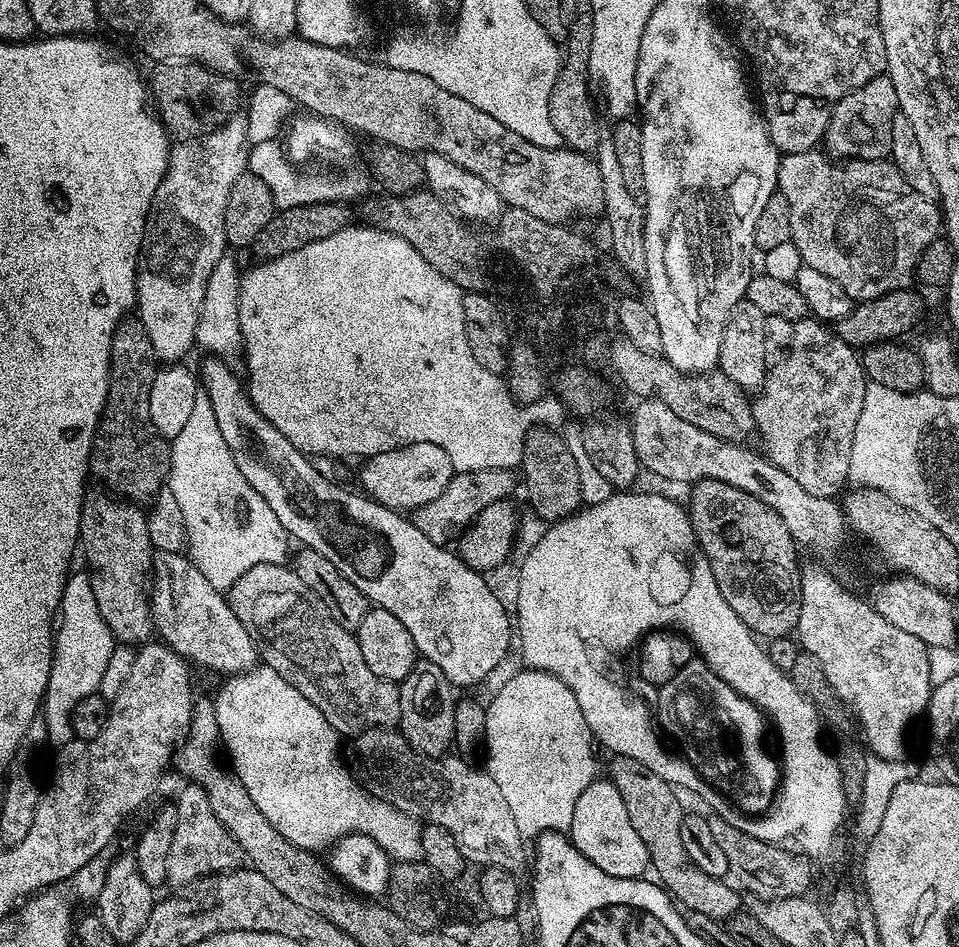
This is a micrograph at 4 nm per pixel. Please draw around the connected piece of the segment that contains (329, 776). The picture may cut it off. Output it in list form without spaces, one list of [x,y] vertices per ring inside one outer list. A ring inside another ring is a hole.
[[[255,666],[248,672],[240,675],[233,675],[231,679],[220,688],[220,693],[214,696],[216,705],[216,717],[218,718],[218,730],[220,731],[220,739],[222,741],[223,751],[226,753],[227,759],[230,761],[232,768],[236,771],[236,777],[242,782],[242,786],[246,786],[246,794],[250,794],[250,798],[254,802],[254,806],[258,806],[258,810],[262,810],[262,814],[266,814],[266,822],[270,822],[270,826],[274,826],[274,830],[278,830],[278,834],[282,834],[282,838],[290,840],[294,846],[299,848],[307,848],[309,850],[317,850],[316,848],[331,849],[343,836],[359,834],[368,836],[372,840],[378,842],[378,846],[382,846],[384,853],[393,861],[410,863],[419,861],[422,857],[422,838],[420,837],[421,825],[417,823],[411,816],[405,816],[402,812],[397,812],[391,804],[381,802],[374,796],[368,795],[367,791],[348,773],[346,765],[340,761],[340,743],[342,737],[330,726],[330,722],[326,722],[324,715],[318,710],[318,706],[314,706],[310,700],[307,700],[290,686],[288,682],[276,674],[274,670],[265,666]]]

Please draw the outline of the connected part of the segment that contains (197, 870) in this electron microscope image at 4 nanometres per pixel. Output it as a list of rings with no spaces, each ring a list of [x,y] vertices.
[[[188,782],[183,786],[185,788],[181,790],[180,797],[175,797],[174,800],[178,810],[178,826],[174,826],[174,842],[170,842],[168,884],[172,886],[188,883],[191,885],[205,877],[239,869],[242,864],[240,848],[222,826],[222,822],[218,822],[214,810],[210,810],[210,798],[206,798],[206,794],[197,784]]]

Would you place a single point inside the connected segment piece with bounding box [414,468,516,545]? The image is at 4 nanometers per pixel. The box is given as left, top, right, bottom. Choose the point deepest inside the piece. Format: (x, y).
(468, 493)

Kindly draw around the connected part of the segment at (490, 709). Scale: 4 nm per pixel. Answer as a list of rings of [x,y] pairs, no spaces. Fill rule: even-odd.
[[[523,671],[514,673],[497,690],[496,697],[487,701],[482,725],[482,736],[486,741],[486,760],[488,756],[486,771],[502,789],[506,806],[510,806],[510,814],[514,814],[518,834],[525,838],[538,838],[544,832],[567,833],[574,817],[575,803],[598,776],[594,737],[590,726],[586,726],[586,718],[582,718],[582,706],[578,706],[574,690],[570,690],[566,682],[549,672]]]

